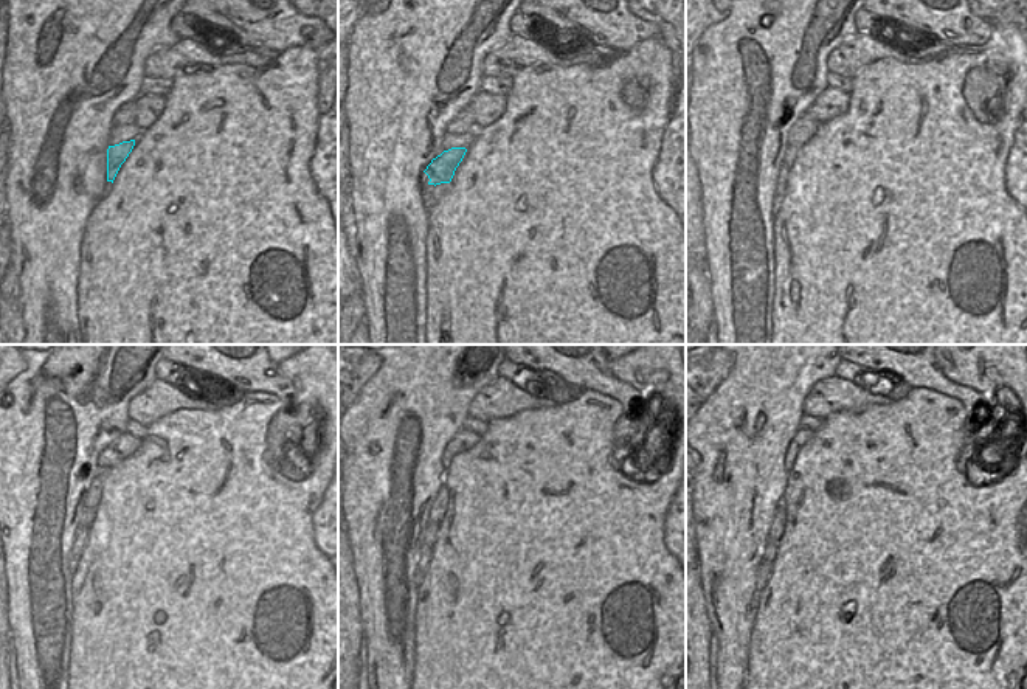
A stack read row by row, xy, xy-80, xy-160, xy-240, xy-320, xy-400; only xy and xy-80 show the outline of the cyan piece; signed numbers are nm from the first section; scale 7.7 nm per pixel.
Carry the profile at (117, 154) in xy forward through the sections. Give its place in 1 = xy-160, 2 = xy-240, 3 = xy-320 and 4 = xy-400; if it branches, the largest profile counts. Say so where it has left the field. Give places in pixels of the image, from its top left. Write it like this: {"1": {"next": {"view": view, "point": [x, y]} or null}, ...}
{"1": {"next": {"view": "xy-160", "point": [779, 188]}}, "2": {"next": {"view": "xy-240", "point": [81, 537]}}, "3": {"next": {"view": "xy-320", "point": [424, 554]}}, "4": {"next": {"view": "xy-400", "point": [764, 570]}}}

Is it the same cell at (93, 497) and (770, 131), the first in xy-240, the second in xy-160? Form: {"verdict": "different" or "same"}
{"verdict": "different"}

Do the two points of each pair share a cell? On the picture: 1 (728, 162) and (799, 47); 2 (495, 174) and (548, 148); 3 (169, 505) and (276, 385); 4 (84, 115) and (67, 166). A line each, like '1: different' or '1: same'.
1: same
2: same
3: different
4: same

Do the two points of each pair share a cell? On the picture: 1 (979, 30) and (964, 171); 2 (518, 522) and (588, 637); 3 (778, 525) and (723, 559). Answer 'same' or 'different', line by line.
1: different
2: same
3: different

